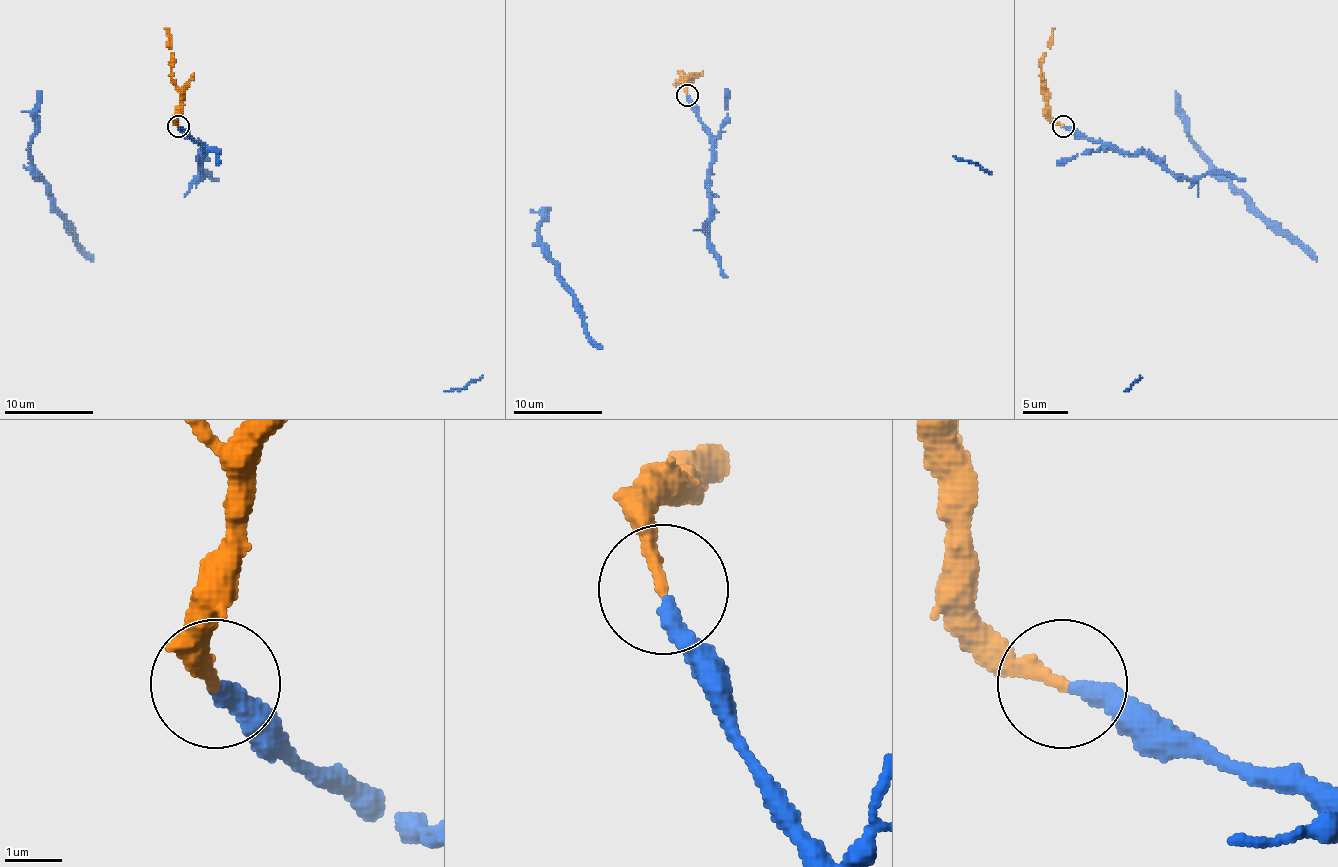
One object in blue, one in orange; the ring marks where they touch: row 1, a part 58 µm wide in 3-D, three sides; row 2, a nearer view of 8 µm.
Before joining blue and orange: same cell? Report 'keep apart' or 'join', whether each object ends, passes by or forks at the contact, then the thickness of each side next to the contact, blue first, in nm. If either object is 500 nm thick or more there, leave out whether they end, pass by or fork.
join | blue ends | orange ends | 320/240 nm

